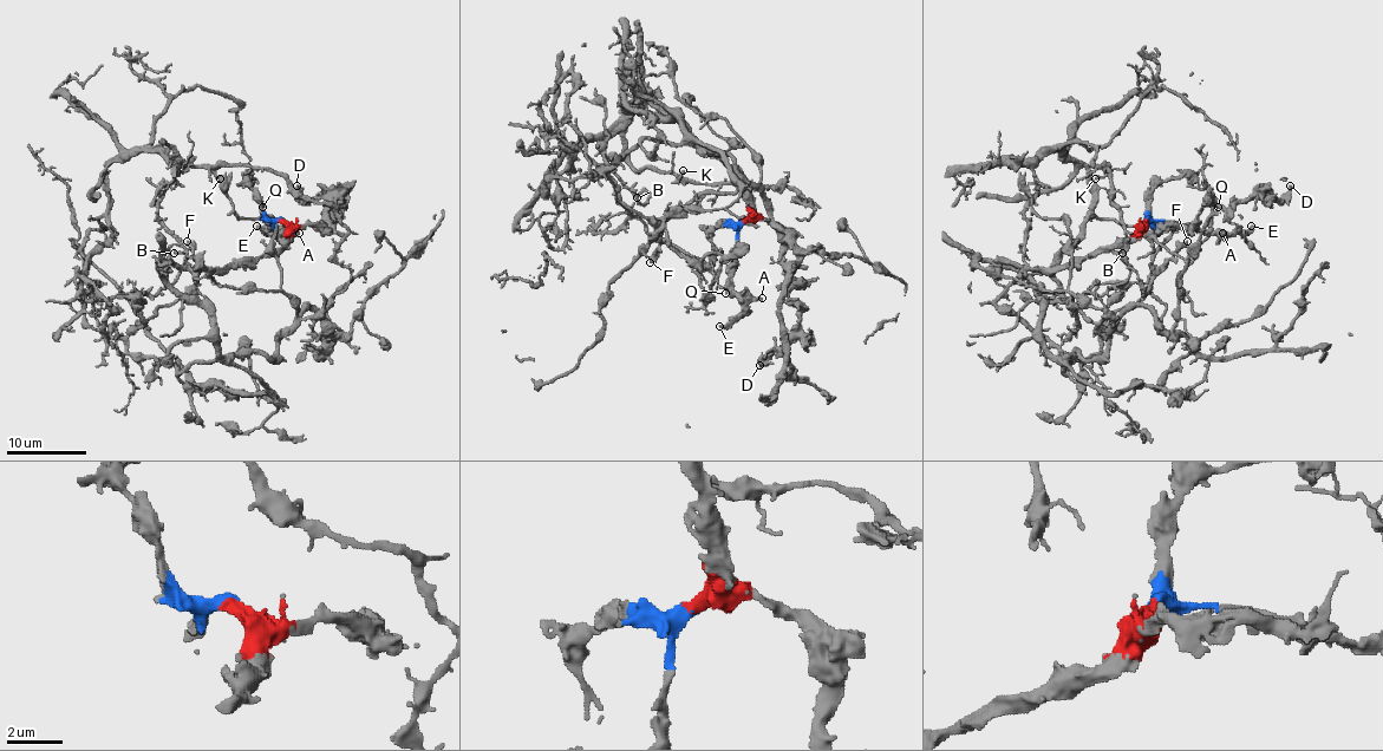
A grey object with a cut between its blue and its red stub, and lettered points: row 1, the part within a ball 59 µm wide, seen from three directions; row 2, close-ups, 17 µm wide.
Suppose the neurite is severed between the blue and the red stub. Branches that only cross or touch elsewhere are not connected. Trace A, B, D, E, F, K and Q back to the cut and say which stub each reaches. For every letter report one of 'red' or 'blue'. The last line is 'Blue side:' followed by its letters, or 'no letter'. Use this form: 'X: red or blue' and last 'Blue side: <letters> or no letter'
A: blue
B: red
D: red
E: blue
F: red
K: red
Q: blue
Blue side: A, E, Q

